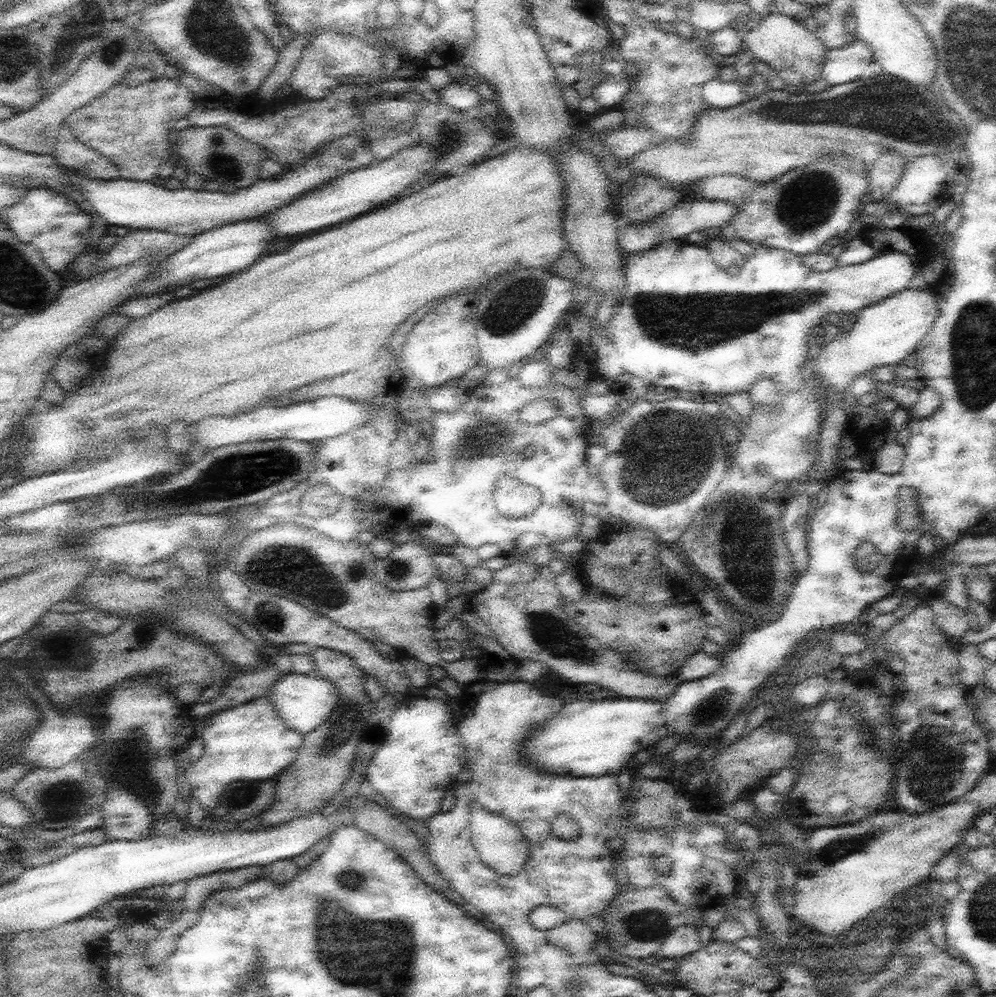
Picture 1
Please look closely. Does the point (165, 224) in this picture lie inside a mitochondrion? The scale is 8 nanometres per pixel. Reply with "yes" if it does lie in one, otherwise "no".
no

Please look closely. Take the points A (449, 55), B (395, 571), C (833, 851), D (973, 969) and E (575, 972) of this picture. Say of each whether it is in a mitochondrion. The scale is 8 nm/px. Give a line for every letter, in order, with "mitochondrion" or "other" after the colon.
A: other
B: mitochondrion
C: mitochondrion
D: other
E: mitochondrion

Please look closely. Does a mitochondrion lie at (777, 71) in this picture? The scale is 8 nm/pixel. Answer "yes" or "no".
no

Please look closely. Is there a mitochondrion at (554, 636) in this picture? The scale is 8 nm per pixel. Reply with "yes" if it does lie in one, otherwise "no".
yes

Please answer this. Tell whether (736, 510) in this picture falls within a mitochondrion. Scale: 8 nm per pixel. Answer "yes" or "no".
no

